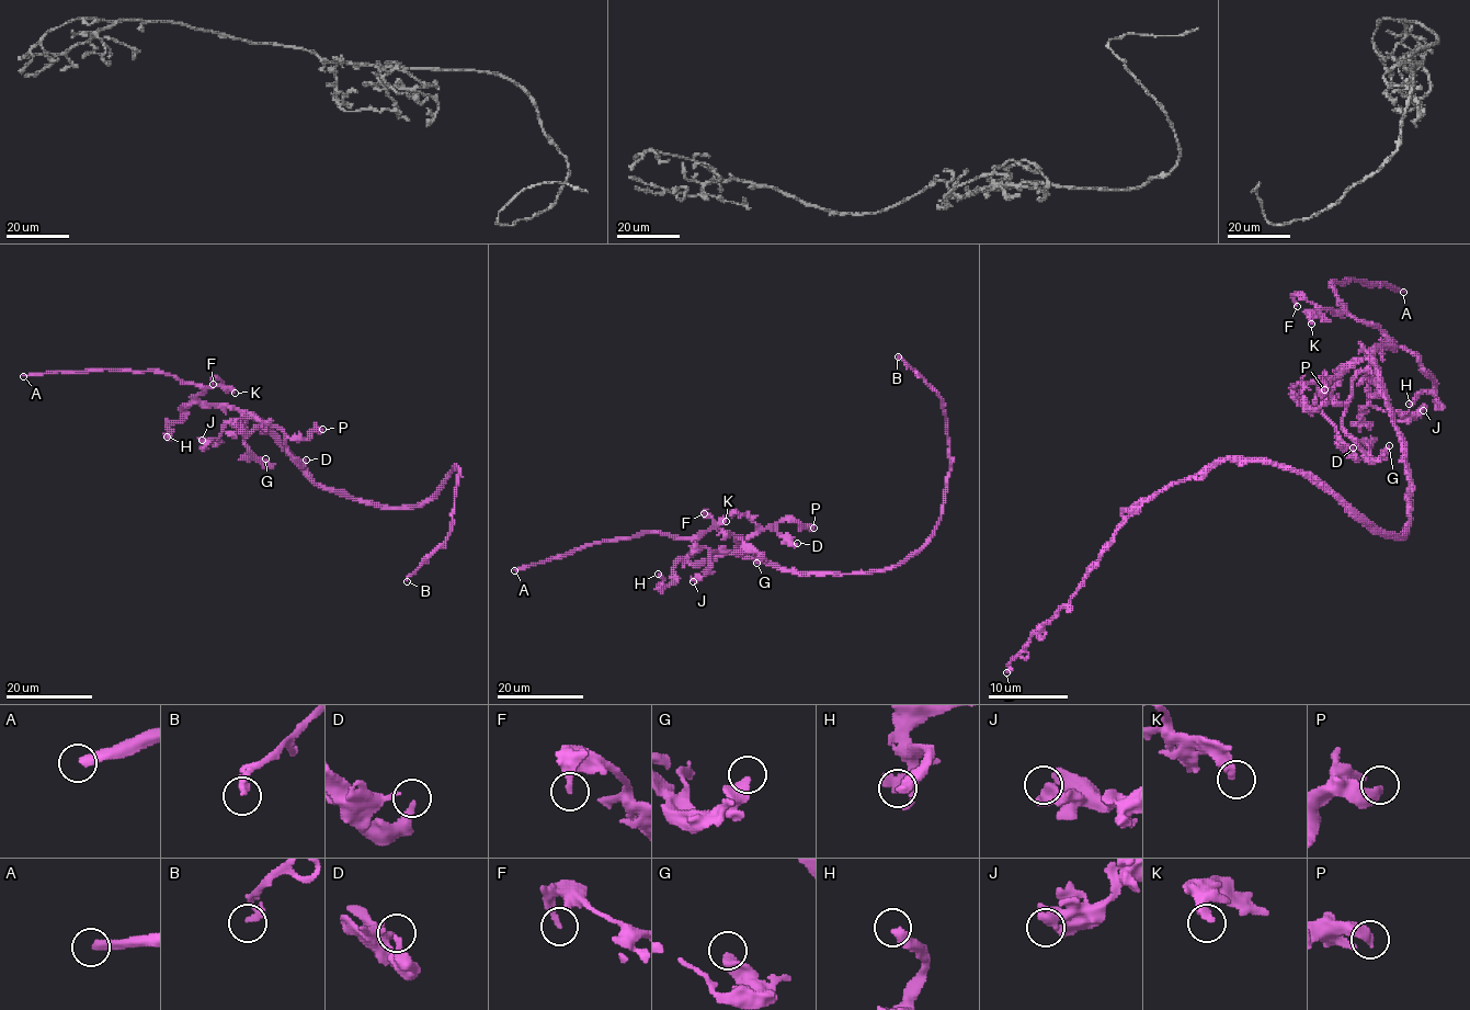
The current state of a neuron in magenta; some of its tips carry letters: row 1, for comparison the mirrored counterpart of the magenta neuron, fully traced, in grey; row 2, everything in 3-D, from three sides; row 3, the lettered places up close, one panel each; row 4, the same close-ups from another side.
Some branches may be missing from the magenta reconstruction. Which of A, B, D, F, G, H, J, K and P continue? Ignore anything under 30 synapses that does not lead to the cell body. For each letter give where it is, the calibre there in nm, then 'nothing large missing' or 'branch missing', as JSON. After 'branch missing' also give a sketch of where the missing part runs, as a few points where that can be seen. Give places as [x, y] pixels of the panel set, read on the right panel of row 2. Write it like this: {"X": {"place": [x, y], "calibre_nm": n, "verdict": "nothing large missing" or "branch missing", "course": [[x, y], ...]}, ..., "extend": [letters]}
{"A": {"place": [1403, 292], "calibre_nm": 360, "verdict": "branch missing", "course": [[1403, 292], [1411, 299], [1403, 321], [1370, 365], [1348, 374], [1389, 498], [1372, 520], [1339, 508], [1329, 494]]}, "B": {"place": [1006, 672], "calibre_nm": 280, "verdict": "nothing large missing"}, "D": {"place": [1353, 447], "calibre_nm": 280, "verdict": "nothing large missing"}, "F": {"place": [1297, 306], "calibre_nm": 200, "verdict": "nothing large missing"}, "G": {"place": [1389, 445], "calibre_nm": 480, "verdict": "nothing large missing"}, "H": {"place": [1409, 404], "calibre_nm": 400, "verdict": "branch missing", "course": [[1409, 404], [1403, 411], [1391, 411], [1379, 396]]}, "J": {"place": [1423, 410], "calibre_nm": 500, "verdict": "nothing large missing"}, "K": {"place": [1311, 324], "calibre_nm": 320, "verdict": "nothing large missing"}, "P": {"place": [1324, 389], "calibre_nm": 420, "verdict": "nothing large missing"}, "extend": ["A", "H"]}

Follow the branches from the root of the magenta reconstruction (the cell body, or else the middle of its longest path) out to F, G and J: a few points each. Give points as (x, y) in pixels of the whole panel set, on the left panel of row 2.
F: (331, 488), (319, 487), (255, 420), (200, 401), (205, 389), (223, 383), (215, 378), (213, 384)
G: (331, 488), (319, 487), (302, 465), (247, 413), (246, 446), (268, 465), (265, 458)
J: (331, 488), (319, 487), (292, 456), (246, 413), (231, 419), (217, 441), (205, 443), (202, 440)

